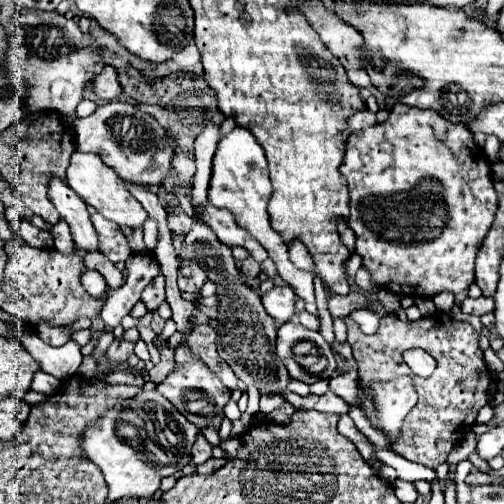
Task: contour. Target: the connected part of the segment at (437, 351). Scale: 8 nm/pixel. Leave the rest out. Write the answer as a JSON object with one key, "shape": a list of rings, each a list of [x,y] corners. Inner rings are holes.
{"shape":[[[439,312],[417,322],[401,322],[397,314],[385,314],[381,318],[379,330],[373,336],[363,334],[351,318],[345,318],[345,324],[347,342],[351,344],[355,360],[359,364],[361,380],[381,382],[397,376],[411,376],[415,382],[419,400],[413,406],[411,414],[407,414],[407,418],[403,420],[399,442],[391,442],[393,450],[407,460],[429,468],[437,468],[439,464],[443,464],[451,448],[467,432],[471,432],[477,412],[491,400],[493,374],[483,360],[479,334],[471,328],[471,324],[451,320],[451,316]],[[409,348],[423,348],[435,358],[437,368],[427,380],[417,378],[403,362],[403,352]]]}

